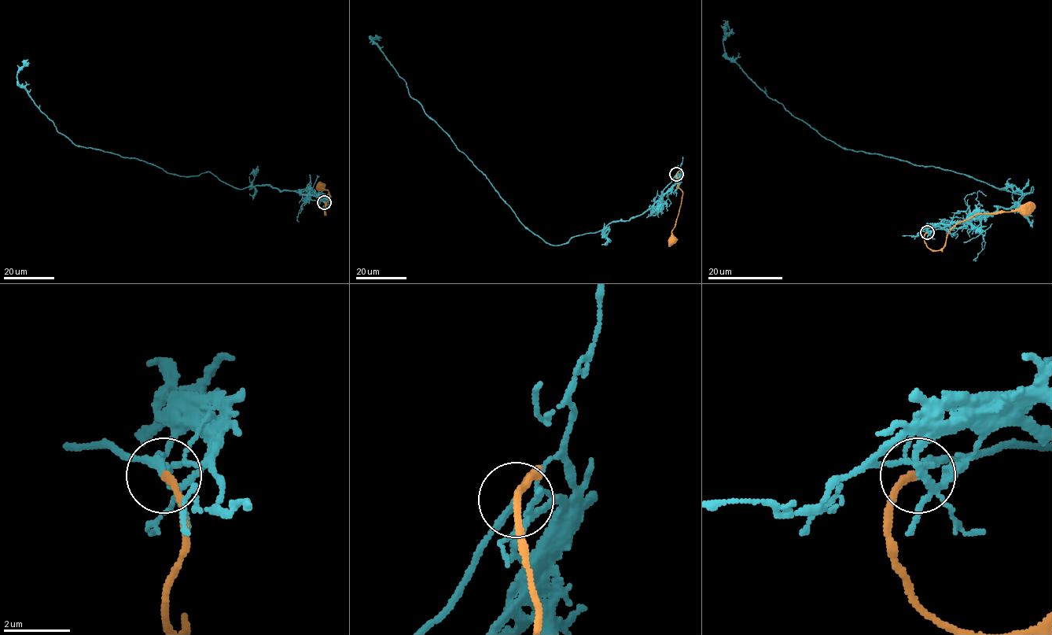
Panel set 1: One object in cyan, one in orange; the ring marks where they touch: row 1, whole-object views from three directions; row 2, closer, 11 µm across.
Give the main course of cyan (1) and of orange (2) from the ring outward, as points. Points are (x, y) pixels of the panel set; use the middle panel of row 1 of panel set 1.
1: (676, 174), (641, 214), (561, 245), (545, 242), (410, 94), (406, 83), (369, 37), (380, 36)
2: (676, 174), (678, 171), (677, 186), (682, 195), (671, 239)

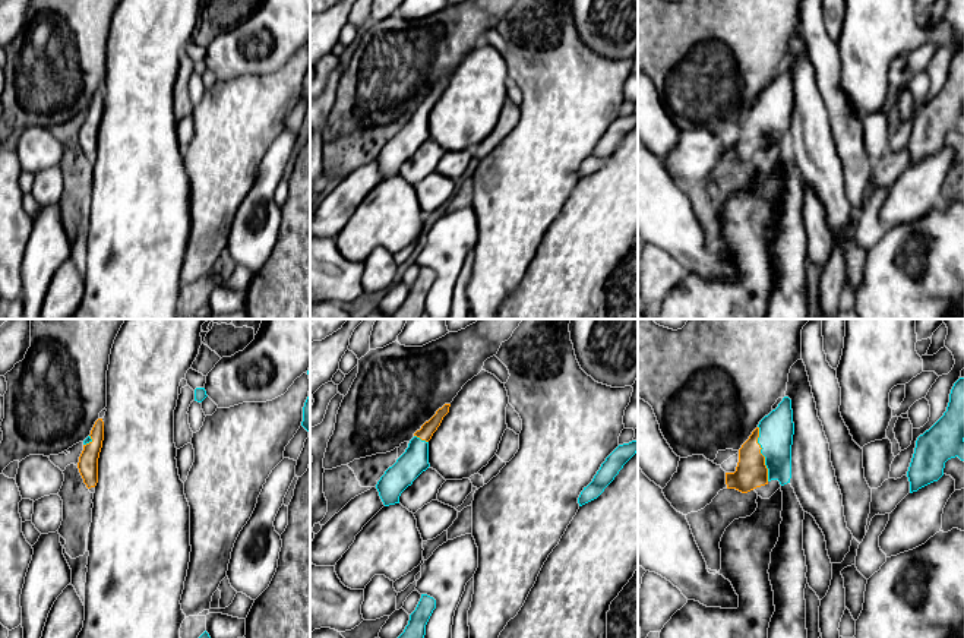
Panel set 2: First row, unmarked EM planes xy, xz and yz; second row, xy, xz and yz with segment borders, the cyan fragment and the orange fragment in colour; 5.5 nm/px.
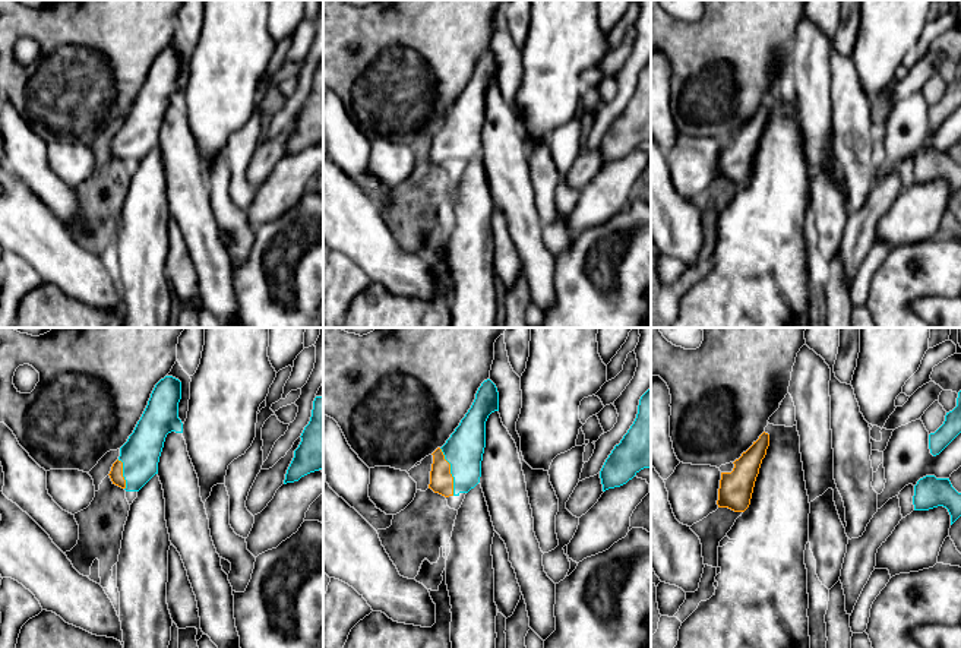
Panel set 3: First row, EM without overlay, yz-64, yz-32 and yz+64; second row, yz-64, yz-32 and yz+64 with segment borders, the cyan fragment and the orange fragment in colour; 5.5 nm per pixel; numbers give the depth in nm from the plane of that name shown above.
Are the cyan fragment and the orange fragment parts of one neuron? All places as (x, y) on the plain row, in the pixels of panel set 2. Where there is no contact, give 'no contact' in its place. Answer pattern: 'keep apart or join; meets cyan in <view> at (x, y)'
join; meets cyan in yz at (761, 125)

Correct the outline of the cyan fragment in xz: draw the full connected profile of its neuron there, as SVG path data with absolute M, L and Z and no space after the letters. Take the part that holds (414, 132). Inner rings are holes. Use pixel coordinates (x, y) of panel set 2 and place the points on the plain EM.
M445 76L414 105L405 124L377 154L376 161L385 179L399 176L401 165L430 139L429 113L449 85L449 79L451 76Z

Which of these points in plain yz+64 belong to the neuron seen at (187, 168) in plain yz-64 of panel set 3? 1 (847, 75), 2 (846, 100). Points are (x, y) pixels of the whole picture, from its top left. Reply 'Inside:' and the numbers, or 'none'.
Inside: none

